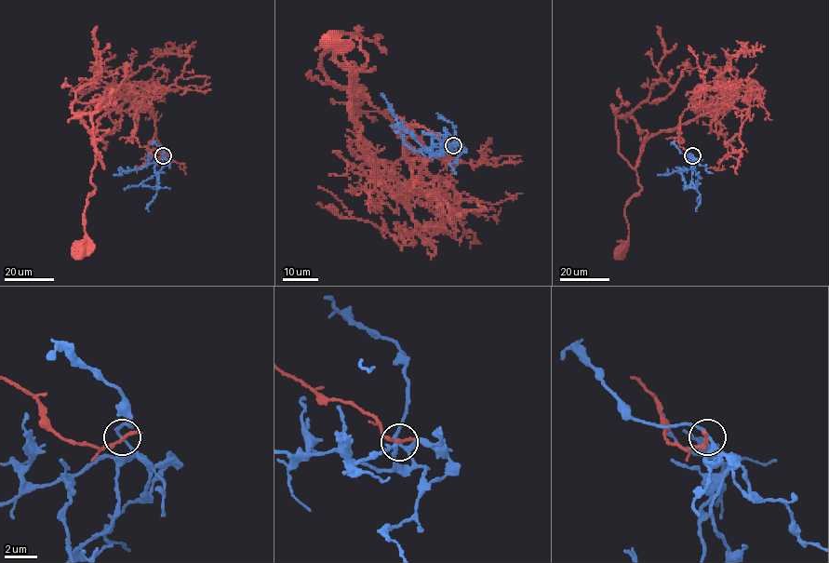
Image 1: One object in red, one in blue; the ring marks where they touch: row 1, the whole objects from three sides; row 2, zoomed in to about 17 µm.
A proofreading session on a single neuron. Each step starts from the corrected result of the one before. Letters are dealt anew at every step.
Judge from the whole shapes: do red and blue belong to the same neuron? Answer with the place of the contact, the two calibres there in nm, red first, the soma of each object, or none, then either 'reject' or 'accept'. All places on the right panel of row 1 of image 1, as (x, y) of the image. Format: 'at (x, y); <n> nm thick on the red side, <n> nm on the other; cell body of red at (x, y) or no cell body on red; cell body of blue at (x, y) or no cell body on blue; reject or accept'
at (692, 155); 260 nm thick on the red side, 160 nm on the other; cell body of red at (620, 252); no cell body on blue; reject

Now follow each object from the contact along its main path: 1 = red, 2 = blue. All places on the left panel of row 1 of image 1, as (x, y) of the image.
1: (163, 155), (133, 136), (136, 111), (147, 108), (119, 107), (98, 121), (95, 189), (78, 251)
2: (163, 155), (165, 158), (149, 163), (140, 168), (113, 176)

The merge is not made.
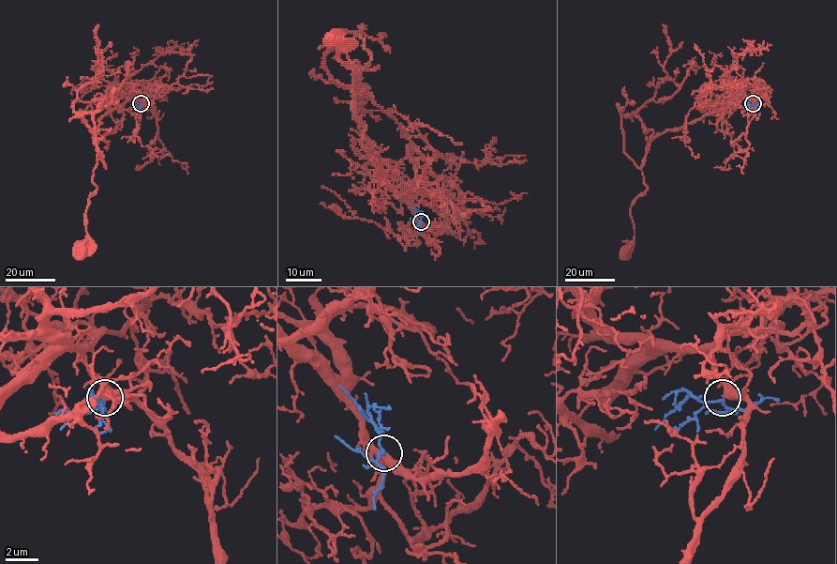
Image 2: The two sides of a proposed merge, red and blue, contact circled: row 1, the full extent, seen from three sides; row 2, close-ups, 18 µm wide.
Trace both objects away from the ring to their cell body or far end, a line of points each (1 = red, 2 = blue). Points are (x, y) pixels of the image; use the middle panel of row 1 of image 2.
1: (421, 222), (364, 146), (364, 124), (355, 110), (353, 92), (358, 62), (351, 63), (358, 69), (334, 36)
2: (421, 222), (411, 207)

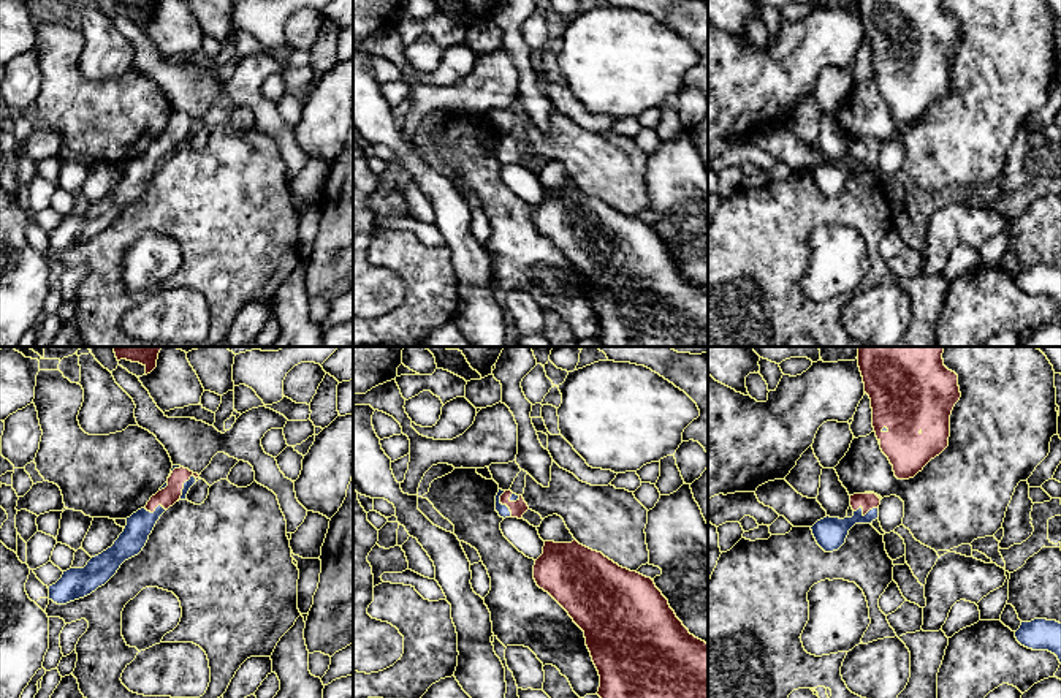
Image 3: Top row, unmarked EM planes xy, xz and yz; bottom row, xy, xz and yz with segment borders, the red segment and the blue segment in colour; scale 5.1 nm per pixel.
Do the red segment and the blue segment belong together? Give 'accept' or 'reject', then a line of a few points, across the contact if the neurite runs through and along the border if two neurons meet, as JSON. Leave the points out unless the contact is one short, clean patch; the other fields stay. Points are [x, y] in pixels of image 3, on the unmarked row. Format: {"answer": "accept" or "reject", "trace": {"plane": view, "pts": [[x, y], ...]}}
{"answer": "accept"}

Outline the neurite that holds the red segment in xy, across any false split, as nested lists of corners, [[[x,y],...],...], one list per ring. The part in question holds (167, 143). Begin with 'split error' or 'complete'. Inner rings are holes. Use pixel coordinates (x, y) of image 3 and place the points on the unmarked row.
split error; [[[173,111],[168,127],[160,136],[150,142],[144,154],[127,163],[127,171],[114,190],[92,203],[84,214],[63,217],[62,223],[48,233],[49,245],[67,250],[105,231],[125,206],[143,196],[160,161],[176,147],[185,146],[198,123],[198,119]]]

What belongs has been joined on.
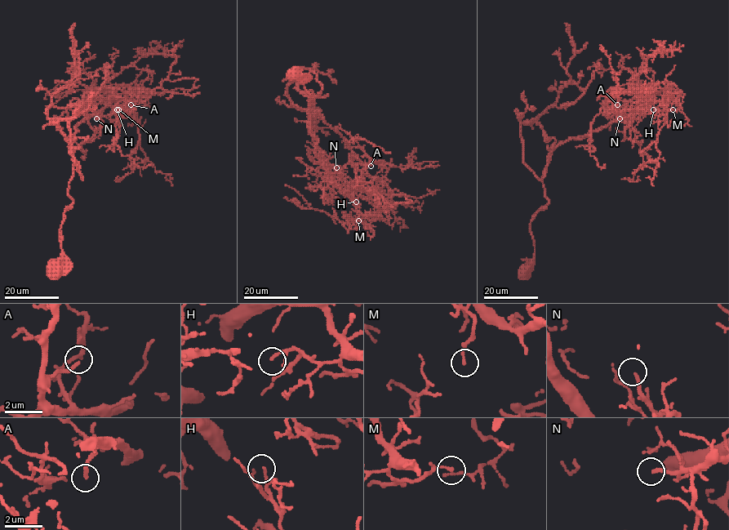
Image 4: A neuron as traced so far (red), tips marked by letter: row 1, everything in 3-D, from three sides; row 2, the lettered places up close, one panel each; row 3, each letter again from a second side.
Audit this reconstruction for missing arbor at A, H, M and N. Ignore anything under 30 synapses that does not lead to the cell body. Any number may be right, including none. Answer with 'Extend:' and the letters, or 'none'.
Extend: A, N

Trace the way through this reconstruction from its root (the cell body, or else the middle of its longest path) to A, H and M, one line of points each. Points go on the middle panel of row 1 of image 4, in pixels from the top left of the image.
A: (294, 72), (313, 96), (308, 93), (313, 91), (309, 131), (335, 184), (348, 191), (372, 161), (371, 166)
H: (294, 72), (313, 96), (308, 93), (313, 91), (309, 131), (317, 140), (316, 155), (360, 211), (356, 202)
M: (294, 72), (313, 96), (308, 93), (313, 91), (309, 131), (317, 140), (316, 155), (360, 211), (358, 220)

